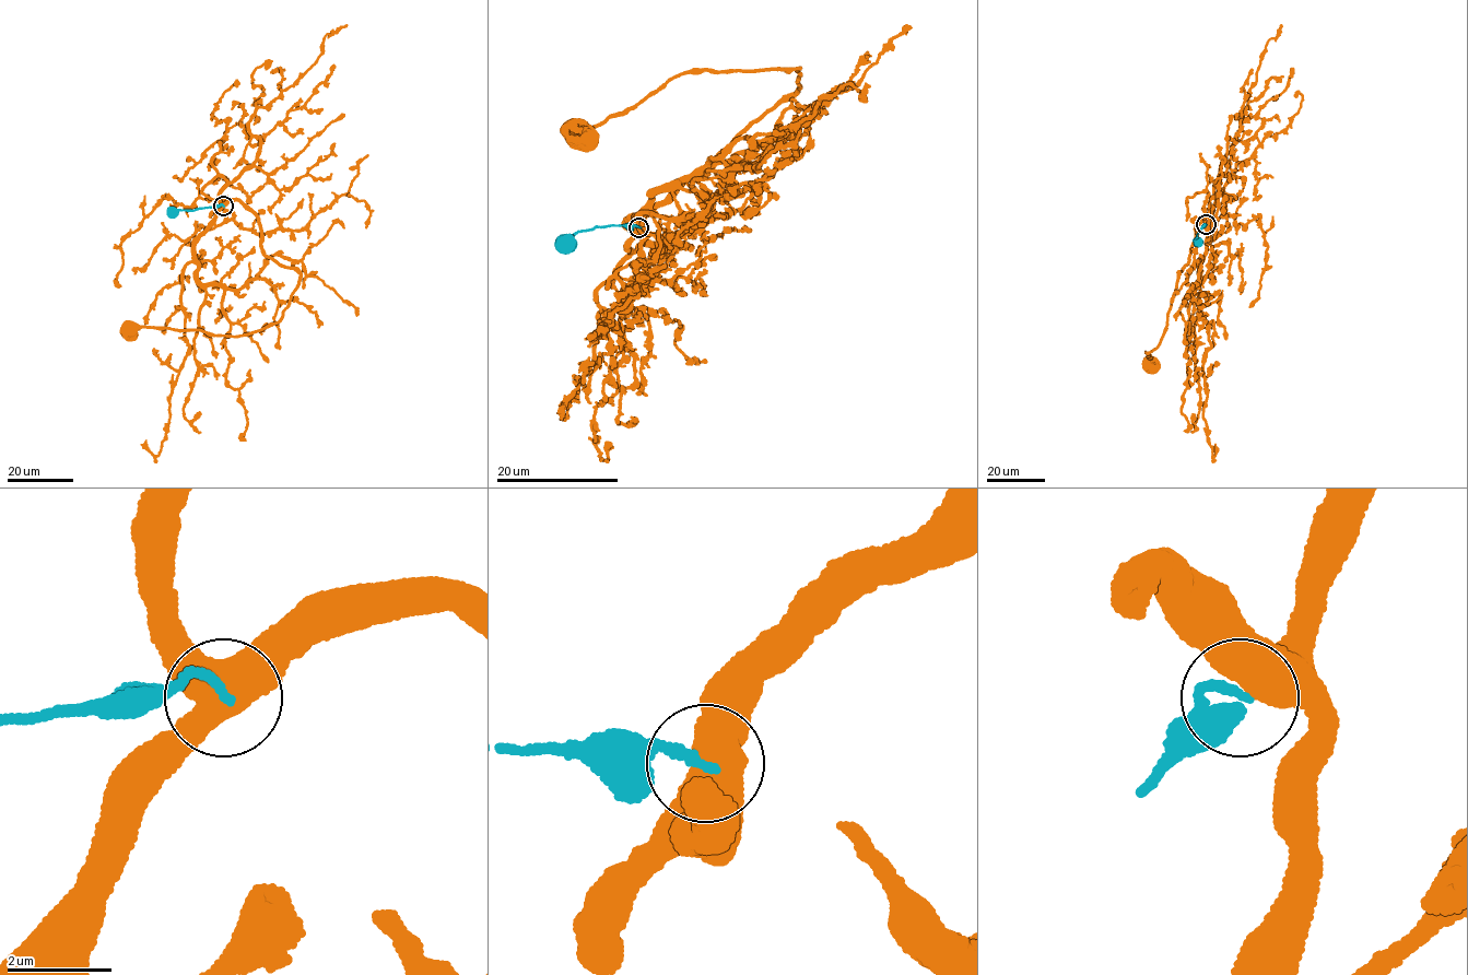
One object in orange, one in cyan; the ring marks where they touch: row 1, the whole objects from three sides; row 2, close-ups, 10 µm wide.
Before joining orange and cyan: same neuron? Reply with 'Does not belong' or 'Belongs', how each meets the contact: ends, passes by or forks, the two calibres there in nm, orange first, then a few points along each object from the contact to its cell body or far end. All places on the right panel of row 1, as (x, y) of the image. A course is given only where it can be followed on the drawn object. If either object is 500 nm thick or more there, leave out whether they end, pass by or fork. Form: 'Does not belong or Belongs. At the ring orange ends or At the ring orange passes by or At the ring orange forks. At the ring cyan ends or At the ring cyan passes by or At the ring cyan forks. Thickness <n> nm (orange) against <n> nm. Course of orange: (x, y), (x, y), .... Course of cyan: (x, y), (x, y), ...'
Does not belong. Thickness 800 nm (orange) against 180 nm. Course of orange: (1206, 224), (1201, 218), (1196, 228), (1159, 344), (1144, 352), (1151, 363). Course of cyan: (1206, 224), (1196, 235), (1197, 243)

